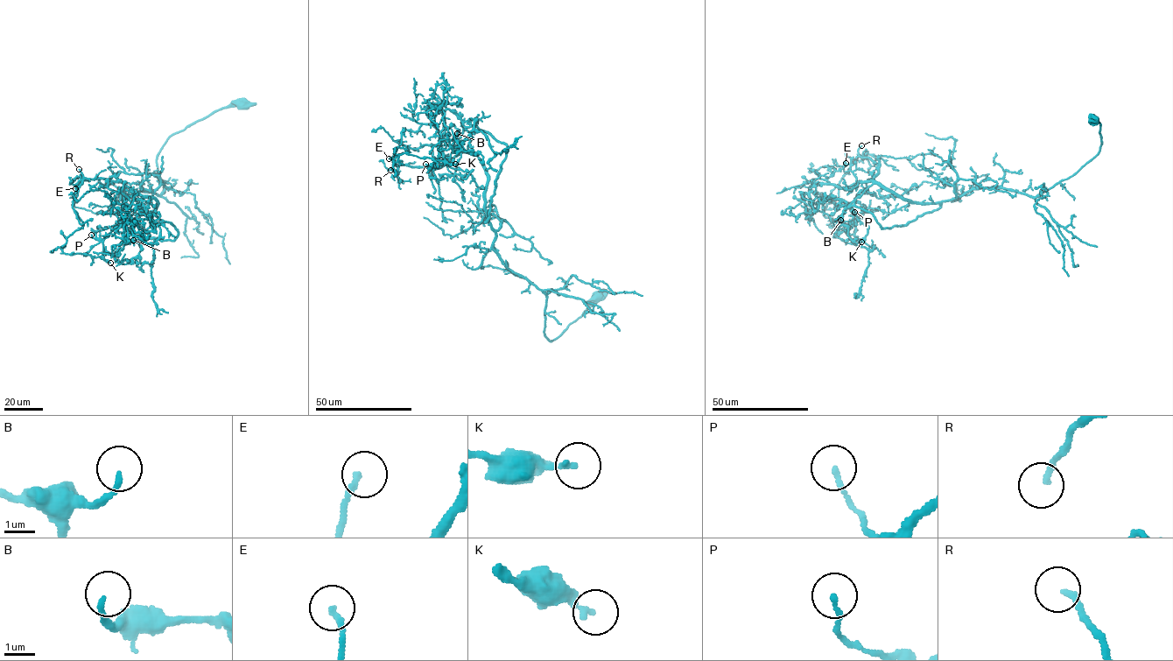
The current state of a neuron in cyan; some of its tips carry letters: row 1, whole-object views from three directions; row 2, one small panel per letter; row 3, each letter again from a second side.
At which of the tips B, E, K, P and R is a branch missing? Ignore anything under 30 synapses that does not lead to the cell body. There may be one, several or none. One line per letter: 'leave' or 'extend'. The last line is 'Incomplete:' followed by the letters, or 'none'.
B: leave
E: leave
K: leave
P: leave
R: extend
Incomplete: R

